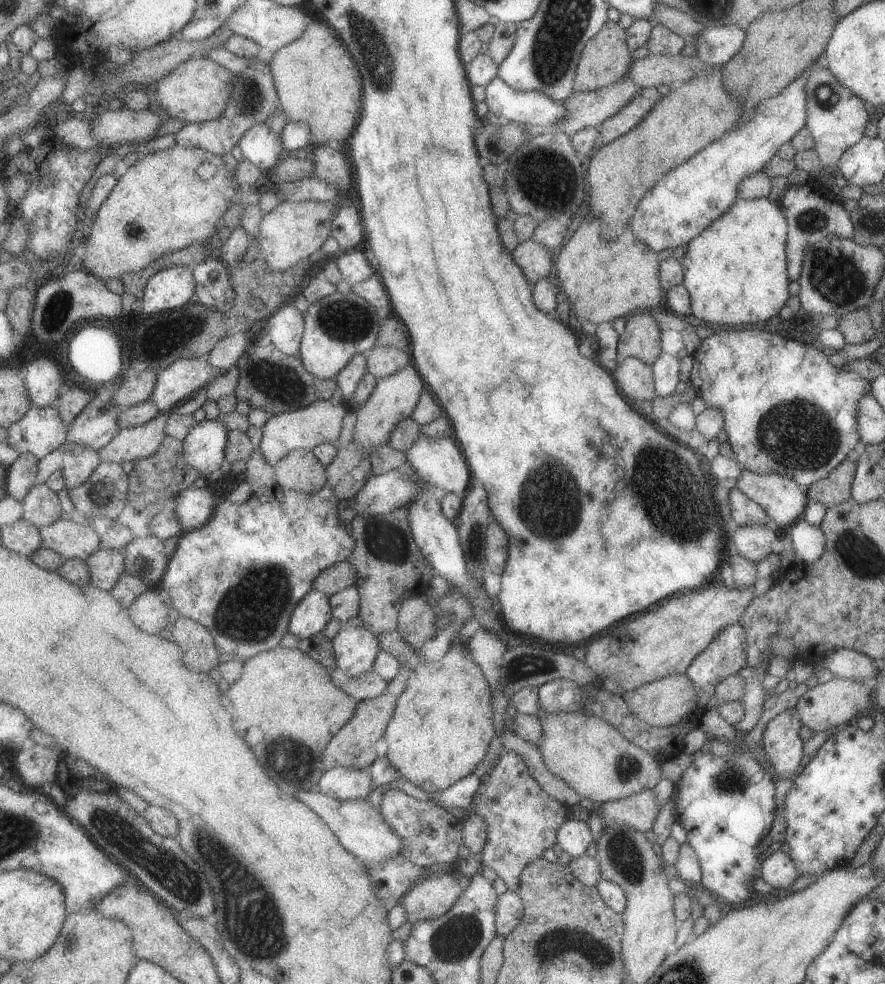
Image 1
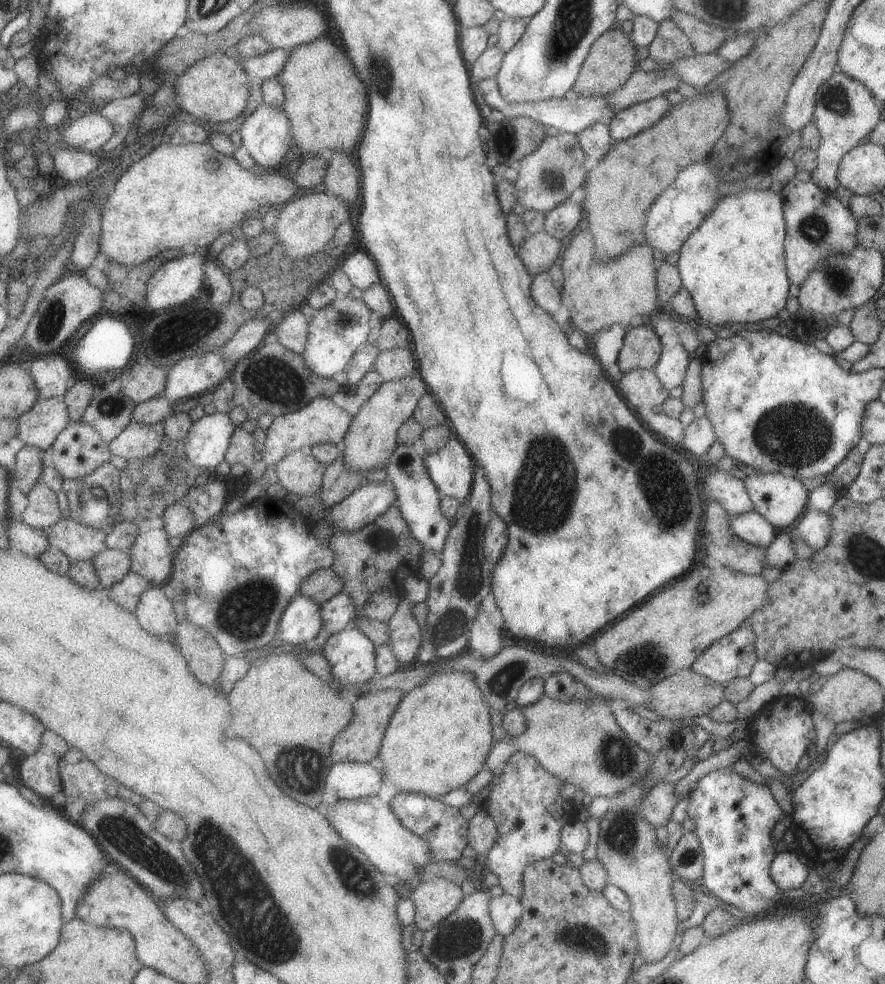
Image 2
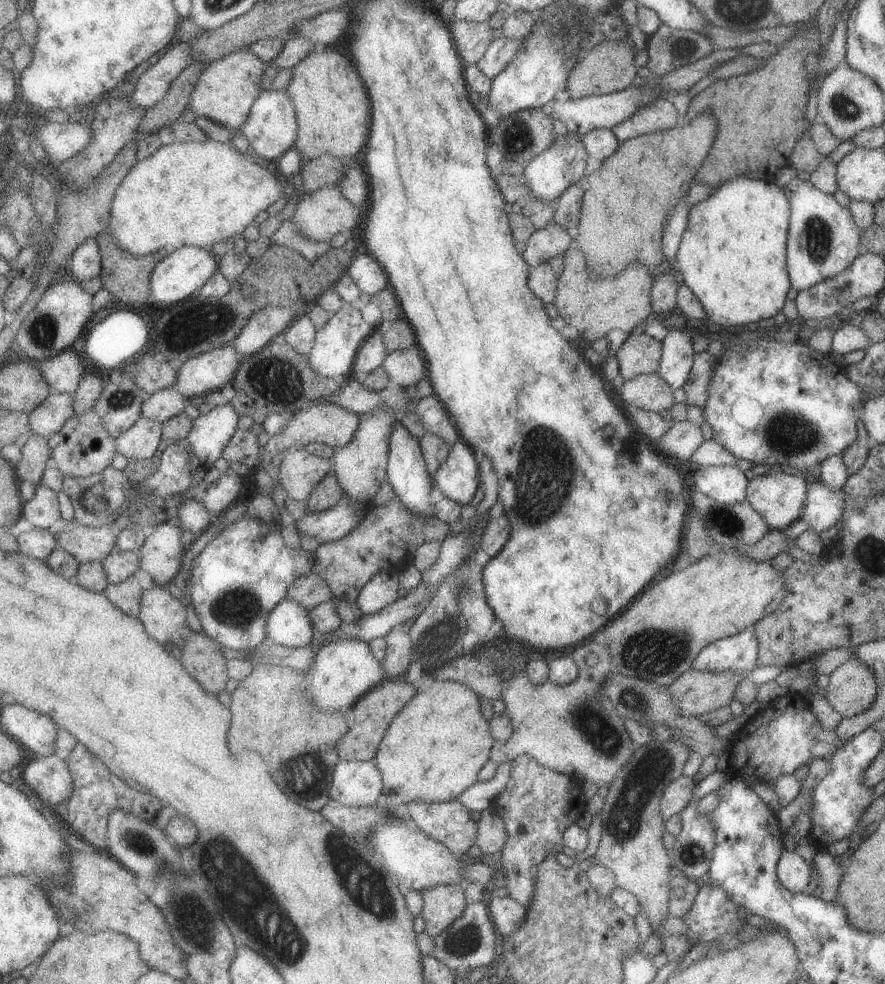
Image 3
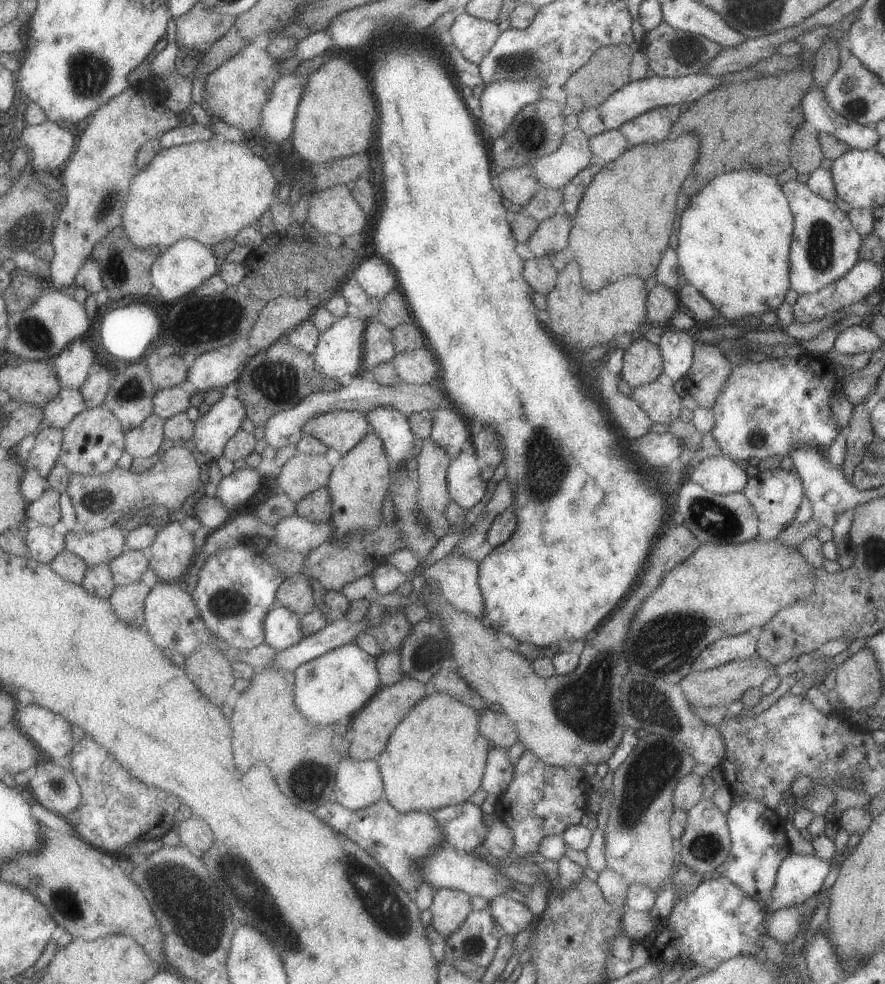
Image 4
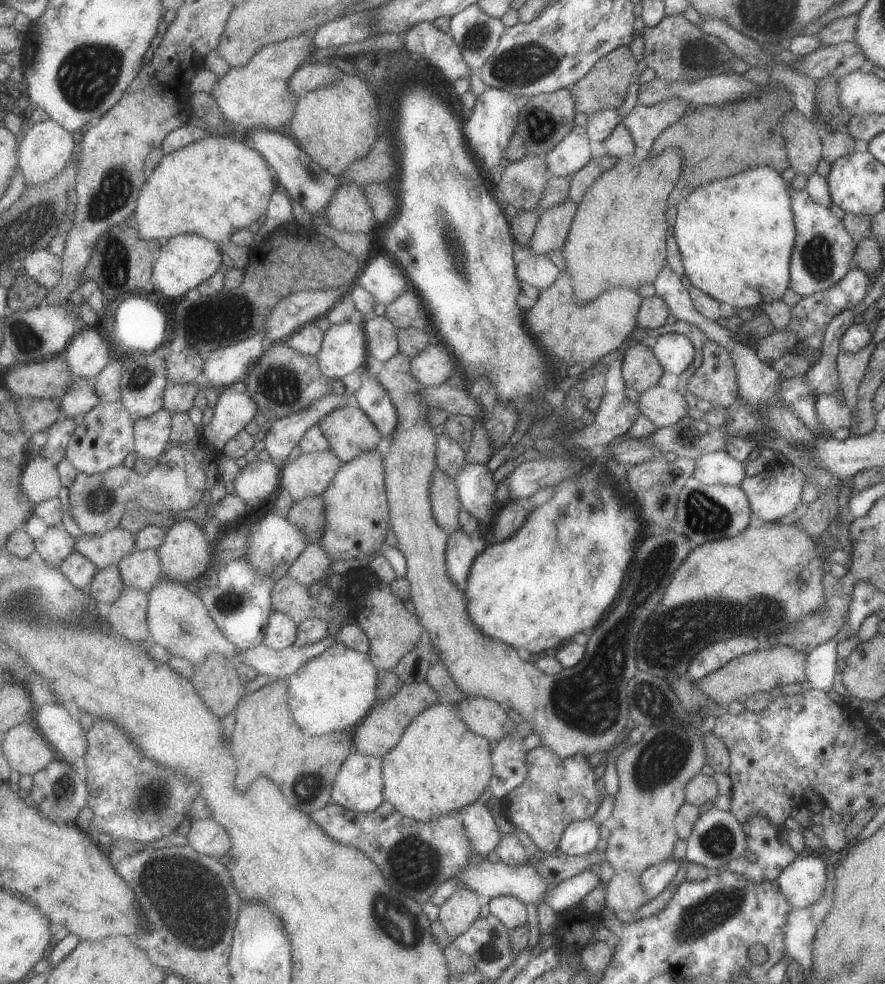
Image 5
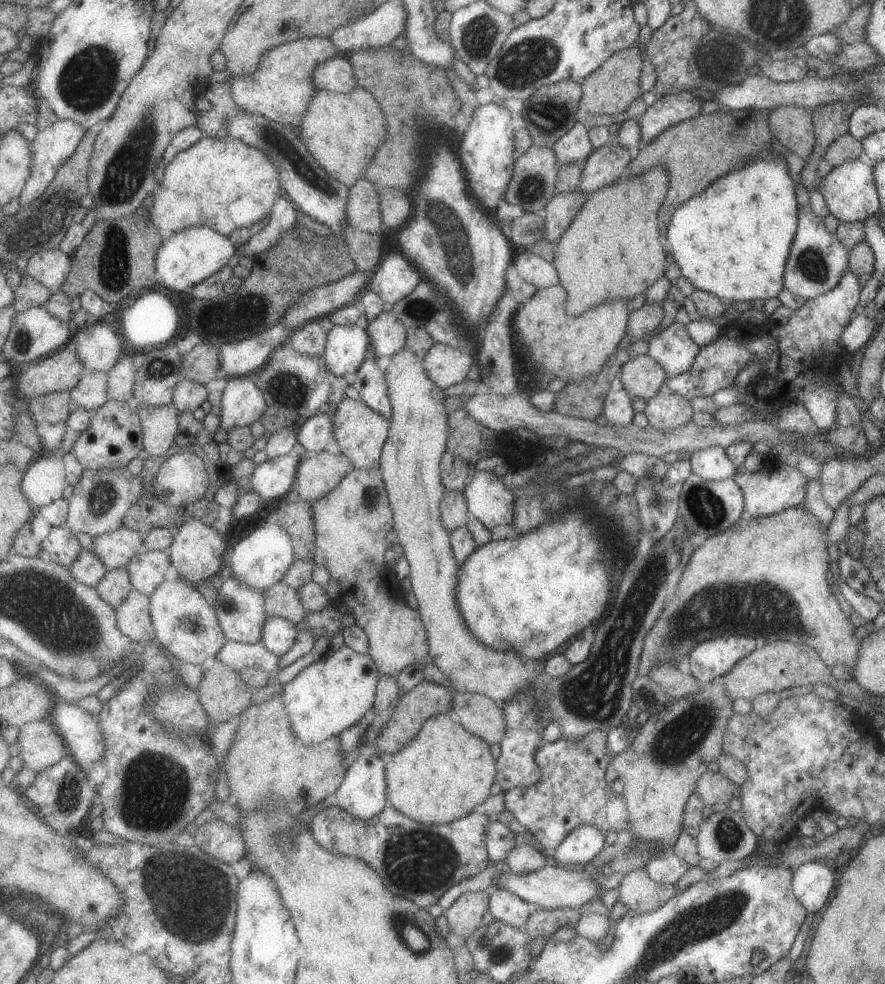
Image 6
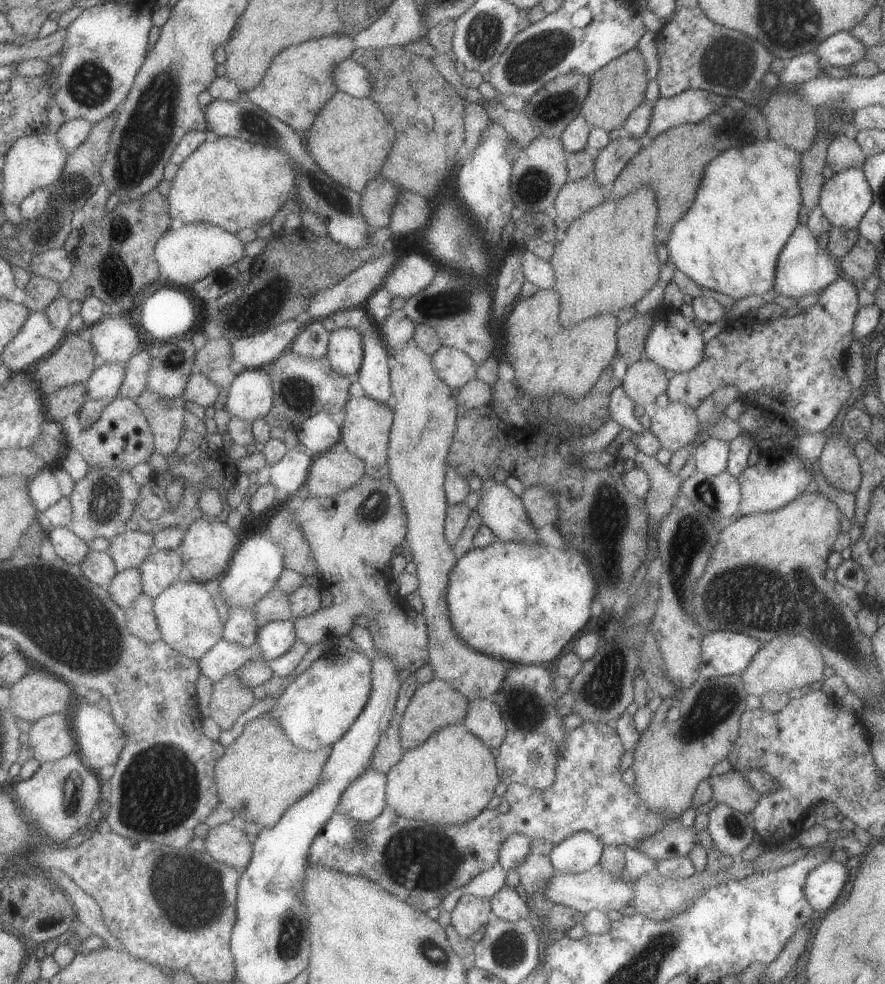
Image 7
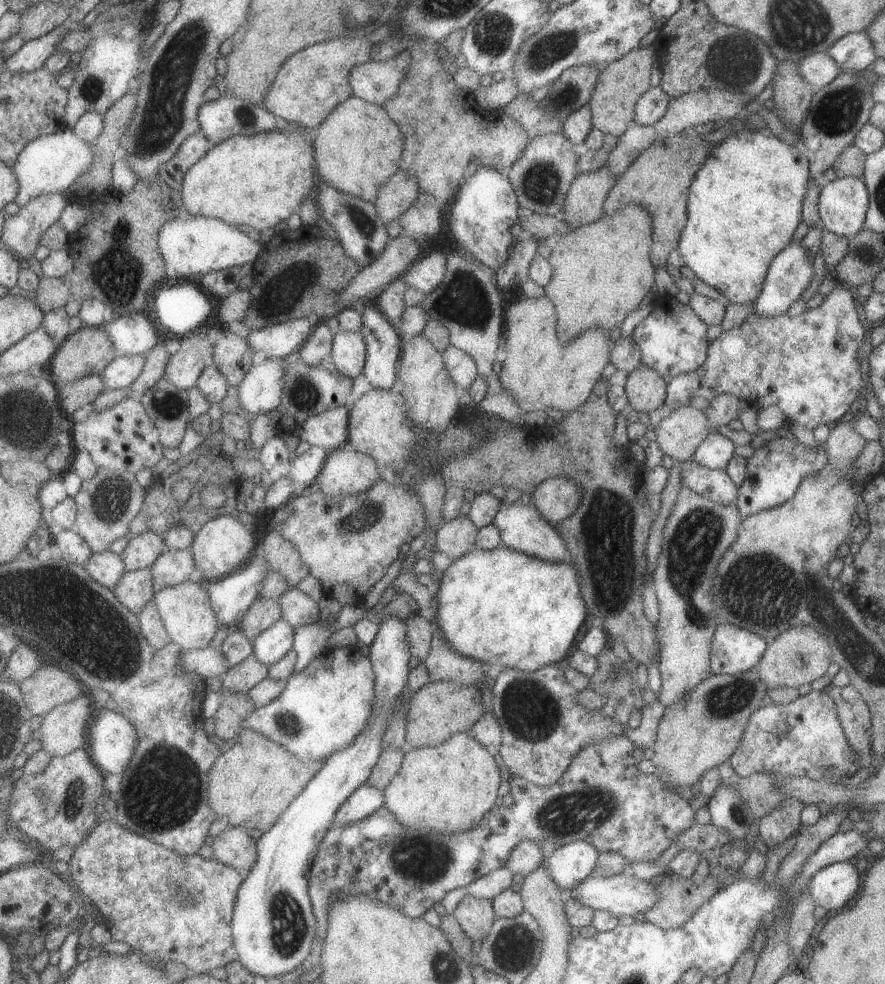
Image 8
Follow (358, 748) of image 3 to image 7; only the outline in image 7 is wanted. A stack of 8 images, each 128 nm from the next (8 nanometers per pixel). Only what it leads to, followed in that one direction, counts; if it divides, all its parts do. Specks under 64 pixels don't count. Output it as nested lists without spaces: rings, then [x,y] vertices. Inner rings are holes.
[[[435,678],[426,685],[420,685],[401,719],[403,748],[405,750],[419,748],[443,727],[464,724],[470,712],[470,700],[450,682],[443,679]]]

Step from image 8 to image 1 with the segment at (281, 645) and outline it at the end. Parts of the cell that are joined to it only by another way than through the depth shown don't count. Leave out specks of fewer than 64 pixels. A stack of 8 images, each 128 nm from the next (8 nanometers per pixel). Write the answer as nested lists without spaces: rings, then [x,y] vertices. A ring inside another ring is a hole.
[[[313,588],[294,610],[289,632],[298,637],[298,640],[311,638],[323,632],[331,618],[334,616],[330,597]]]

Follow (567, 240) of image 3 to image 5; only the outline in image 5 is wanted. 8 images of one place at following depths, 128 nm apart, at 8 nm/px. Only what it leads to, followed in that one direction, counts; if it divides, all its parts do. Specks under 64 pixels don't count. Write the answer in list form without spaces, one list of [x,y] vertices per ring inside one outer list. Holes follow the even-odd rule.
[[[569,197],[557,206],[545,209],[534,234],[530,251],[538,255],[546,255],[551,250],[563,248],[569,236],[579,203]]]

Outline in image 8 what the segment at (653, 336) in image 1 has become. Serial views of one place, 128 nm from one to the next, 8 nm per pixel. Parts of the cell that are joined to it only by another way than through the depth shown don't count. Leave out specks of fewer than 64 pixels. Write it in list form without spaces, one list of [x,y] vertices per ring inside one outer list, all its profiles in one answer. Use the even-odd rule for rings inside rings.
[[[641,362],[626,376],[624,391],[632,415],[638,412],[649,413],[664,403],[667,379]]]

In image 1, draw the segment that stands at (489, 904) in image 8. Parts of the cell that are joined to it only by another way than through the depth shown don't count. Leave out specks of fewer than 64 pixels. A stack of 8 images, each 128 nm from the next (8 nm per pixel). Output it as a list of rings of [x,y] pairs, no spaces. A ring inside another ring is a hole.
[[[451,874],[429,876],[421,880],[403,899],[409,920],[414,925],[416,922],[446,915],[458,903],[463,891],[459,880]]]

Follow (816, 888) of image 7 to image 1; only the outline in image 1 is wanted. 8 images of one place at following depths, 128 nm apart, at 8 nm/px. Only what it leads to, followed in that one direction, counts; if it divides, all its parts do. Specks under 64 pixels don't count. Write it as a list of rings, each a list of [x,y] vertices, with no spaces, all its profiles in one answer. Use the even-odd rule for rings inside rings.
[[[774,847],[765,853],[760,864],[760,876],[773,888],[788,888],[798,877],[793,859]]]

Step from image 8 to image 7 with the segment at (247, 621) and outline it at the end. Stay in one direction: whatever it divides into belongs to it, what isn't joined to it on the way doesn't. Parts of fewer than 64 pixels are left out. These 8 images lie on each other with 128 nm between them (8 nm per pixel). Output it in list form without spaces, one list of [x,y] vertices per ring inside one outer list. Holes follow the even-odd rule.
[[[279,588],[268,592],[252,610],[259,630],[270,622],[294,620],[290,595]]]

